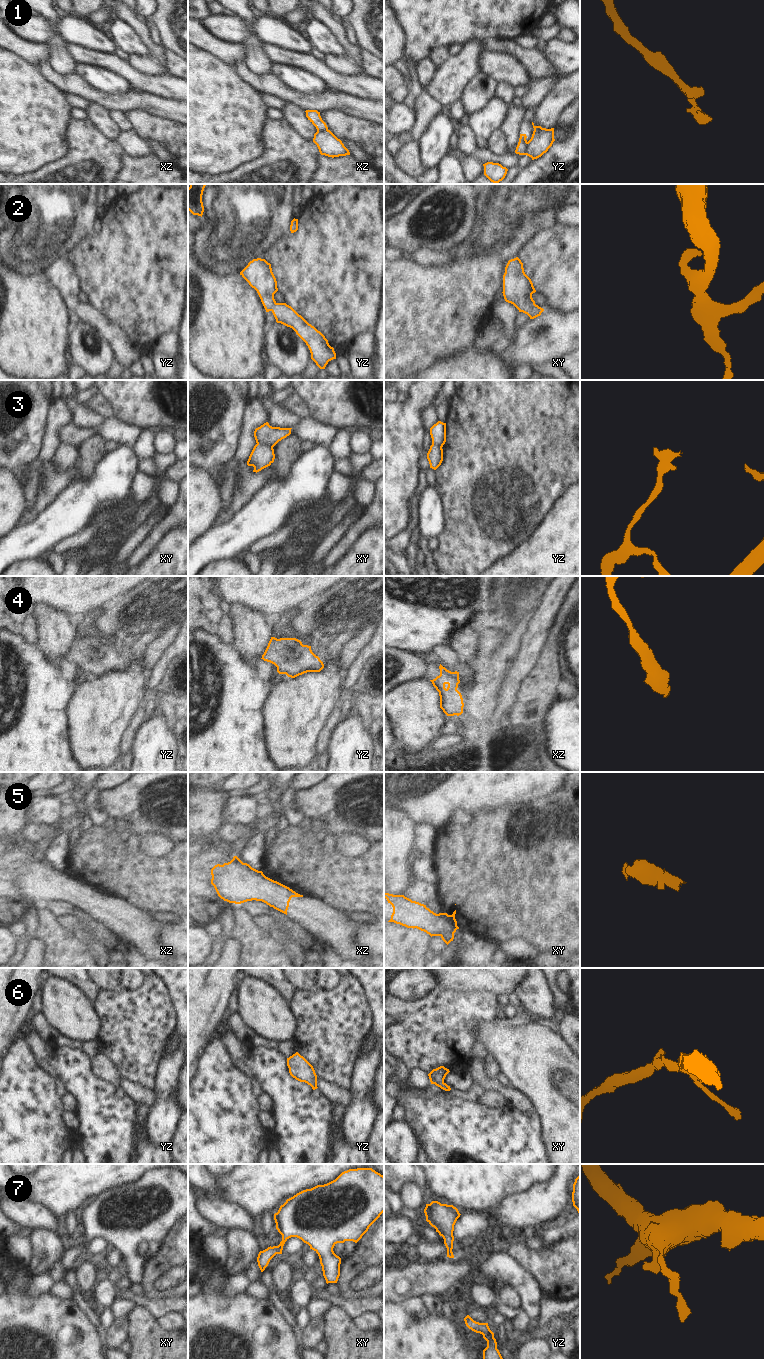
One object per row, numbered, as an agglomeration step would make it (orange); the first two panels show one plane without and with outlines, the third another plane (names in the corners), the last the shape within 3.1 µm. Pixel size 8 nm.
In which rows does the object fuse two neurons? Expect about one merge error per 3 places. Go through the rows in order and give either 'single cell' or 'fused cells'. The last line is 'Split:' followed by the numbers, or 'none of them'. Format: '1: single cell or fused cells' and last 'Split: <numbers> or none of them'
1: fused cells
2: single cell
3: fused cells
4: single cell
5: single cell
6: single cell
7: single cell
Split: 1, 3

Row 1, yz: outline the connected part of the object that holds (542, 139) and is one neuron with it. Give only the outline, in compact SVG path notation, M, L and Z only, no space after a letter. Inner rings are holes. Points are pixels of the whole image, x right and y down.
M532 122L534 131L531 139L526 146L526 154L532 160L541 157L552 146L554 139L554 128L546 129L541 126L535 126Z

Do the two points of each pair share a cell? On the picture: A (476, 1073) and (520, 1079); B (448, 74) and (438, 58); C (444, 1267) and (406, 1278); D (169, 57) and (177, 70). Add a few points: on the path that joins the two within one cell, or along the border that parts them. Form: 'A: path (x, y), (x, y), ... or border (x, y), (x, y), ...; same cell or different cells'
A: border (509, 1086), (520, 1091), (529, 1099); different cells
B: border (451, 56), (438, 67); different cells
C: path (435, 1276), (415, 1278); same cell
D: path (172, 60), (177, 67); same cell

